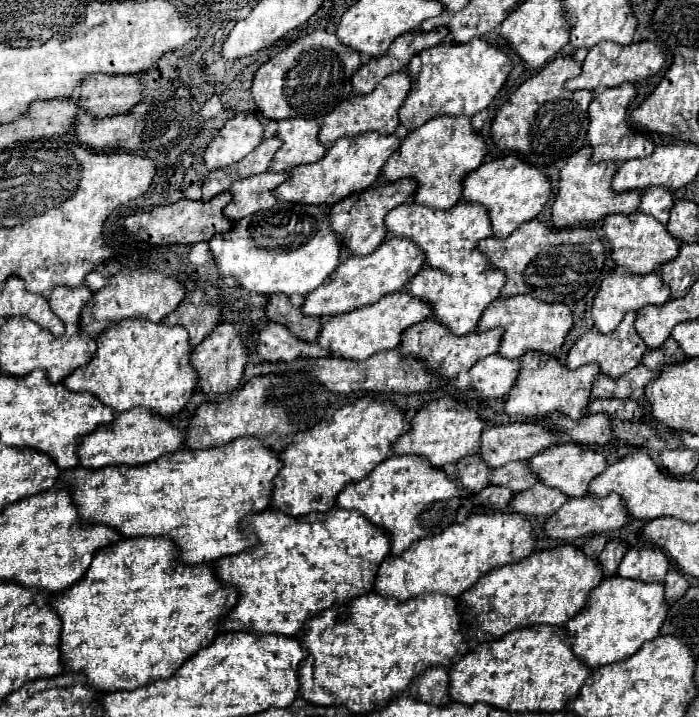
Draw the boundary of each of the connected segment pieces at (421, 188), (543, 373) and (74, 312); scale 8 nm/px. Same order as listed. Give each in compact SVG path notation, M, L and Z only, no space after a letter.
M436 117L418 131L410 131L400 149L394 151L390 161L382 167L382 177L388 181L414 177L418 179L418 189L414 193L416 203L434 209L450 209L462 199L464 177L482 165L486 153L486 141L472 127L470 117Z
M526 353L522 361L522 373L514 385L514 389L506 397L506 413L514 419L518 417L542 417L554 411L568 415L578 421L586 415L588 405L592 401L592 383L600 373L598 363L588 363L578 369L568 369L554 355L546 353Z
M86 285L80 287L56 287L50 297L48 303L52 307L52 311L66 323L66 325L80 325L80 311L86 305L86 301L92 297L92 291Z

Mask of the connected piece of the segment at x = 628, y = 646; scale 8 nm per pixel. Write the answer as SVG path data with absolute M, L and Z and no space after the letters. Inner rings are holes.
M618 575L606 577L600 587L590 593L588 607L566 623L572 637L572 651L590 669L598 669L606 663L628 659L646 641L660 635L660 627L666 621L668 603L664 599L662 583L644 583L634 579L622 579Z

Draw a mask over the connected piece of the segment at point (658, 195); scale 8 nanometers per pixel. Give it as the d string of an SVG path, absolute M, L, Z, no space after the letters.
M650 187L642 195L642 205L640 205L638 211L652 215L662 225L666 225L672 207L674 207L674 197L672 197L670 189L666 189L666 187Z

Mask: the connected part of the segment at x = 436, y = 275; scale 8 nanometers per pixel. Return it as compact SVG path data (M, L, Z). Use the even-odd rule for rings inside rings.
M488 260L488 269L478 275L448 275L444 271L426 267L408 283L408 293L430 303L434 319L438 319L442 325L450 329L454 335L466 335L472 333L478 325L478 319L482 317L484 309L500 297L500 291L506 283L506 273L500 269L494 269Z

